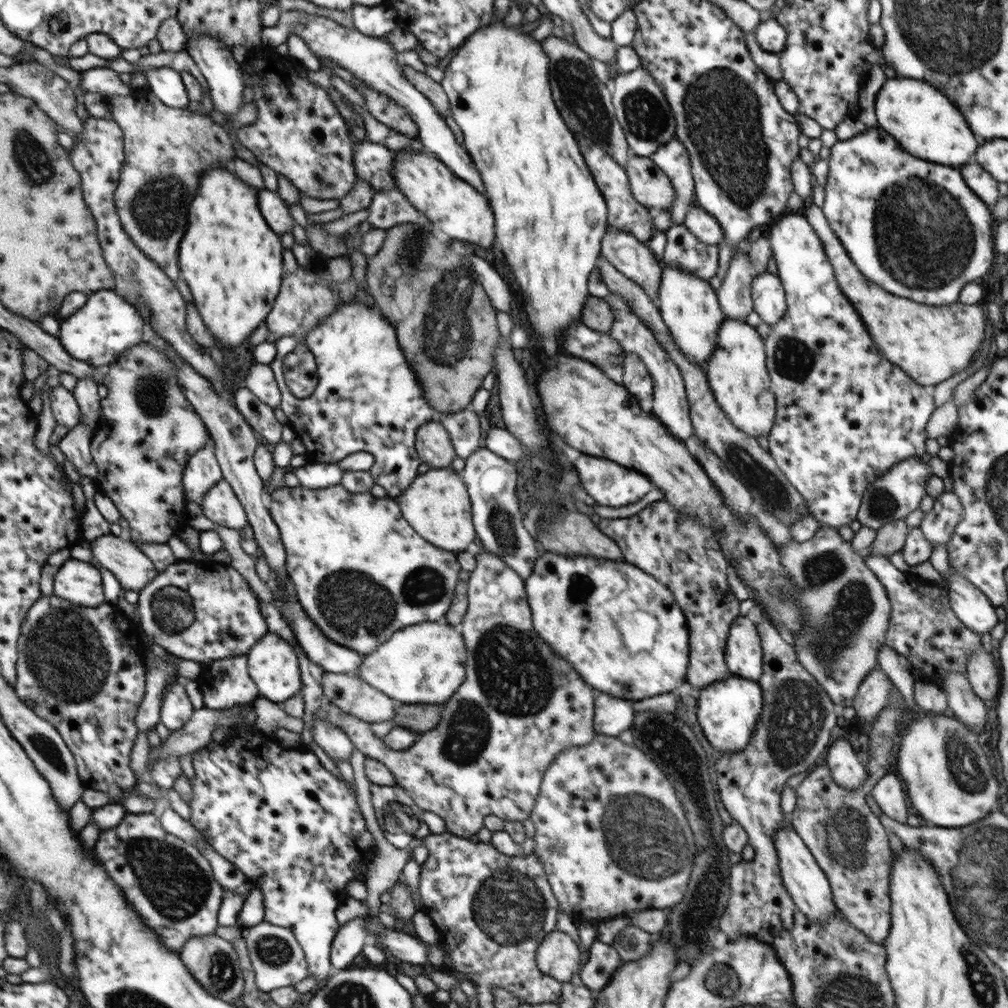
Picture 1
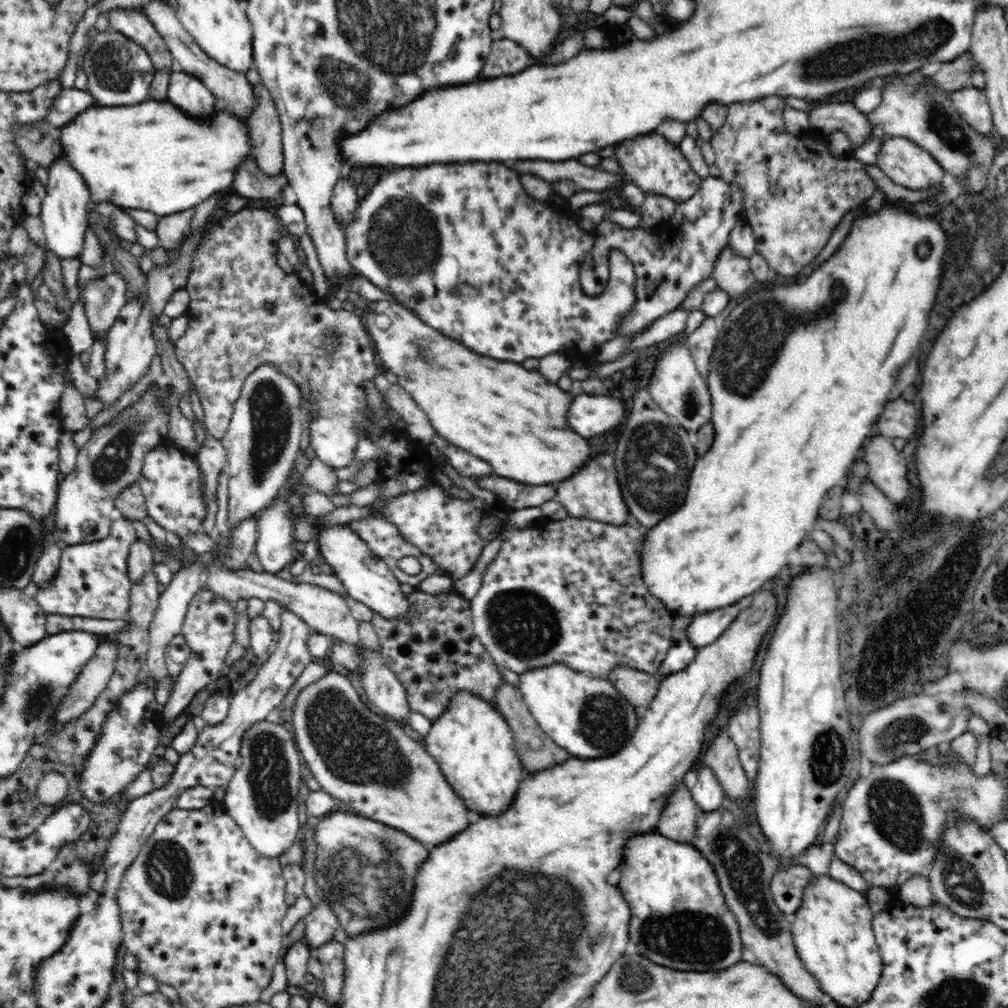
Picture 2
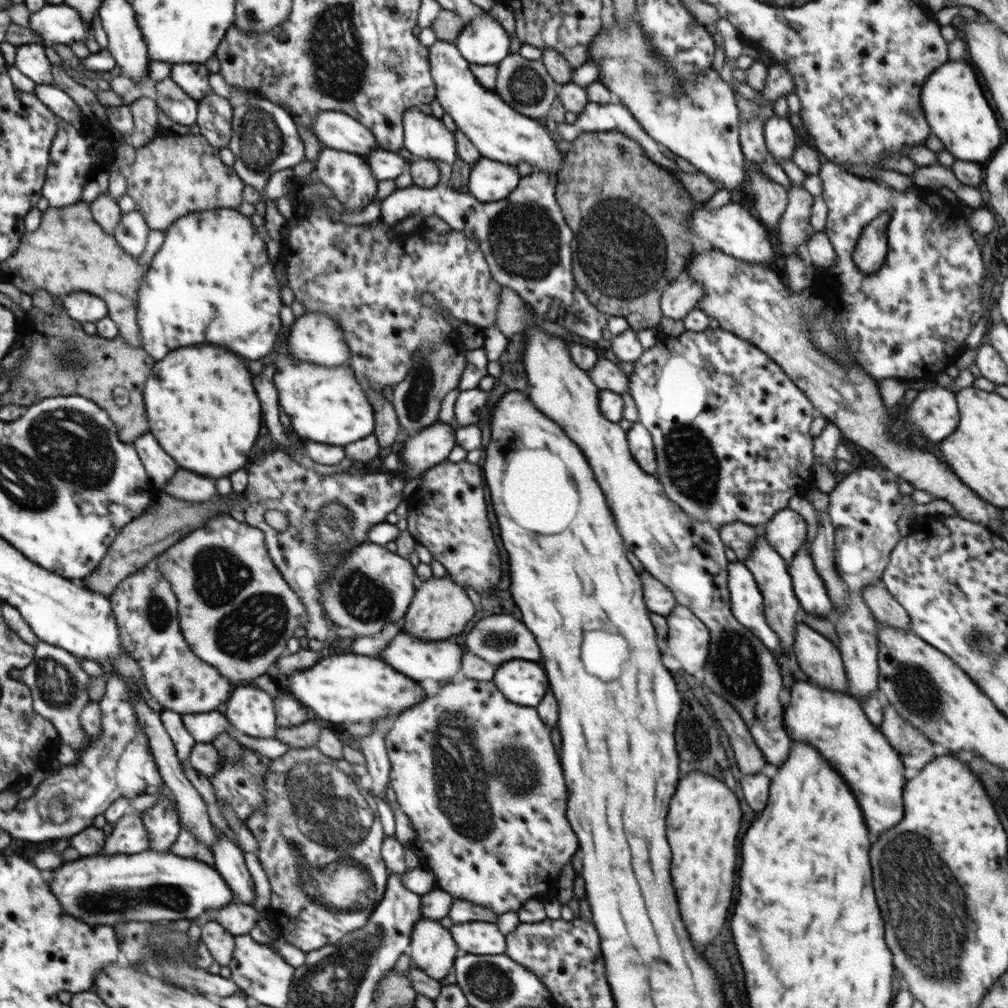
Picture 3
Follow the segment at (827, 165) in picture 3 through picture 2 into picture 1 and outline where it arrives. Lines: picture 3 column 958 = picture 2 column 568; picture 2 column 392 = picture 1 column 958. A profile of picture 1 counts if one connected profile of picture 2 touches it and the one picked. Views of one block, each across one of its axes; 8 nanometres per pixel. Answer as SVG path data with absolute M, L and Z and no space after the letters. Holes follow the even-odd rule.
M868 128L866 132L837 141L830 147L829 171L824 186L826 198L821 209L852 262L870 282L890 294L920 304L957 304L966 284L979 281L992 266L995 224L990 217L991 209L974 194L959 170L910 156L882 130Z

